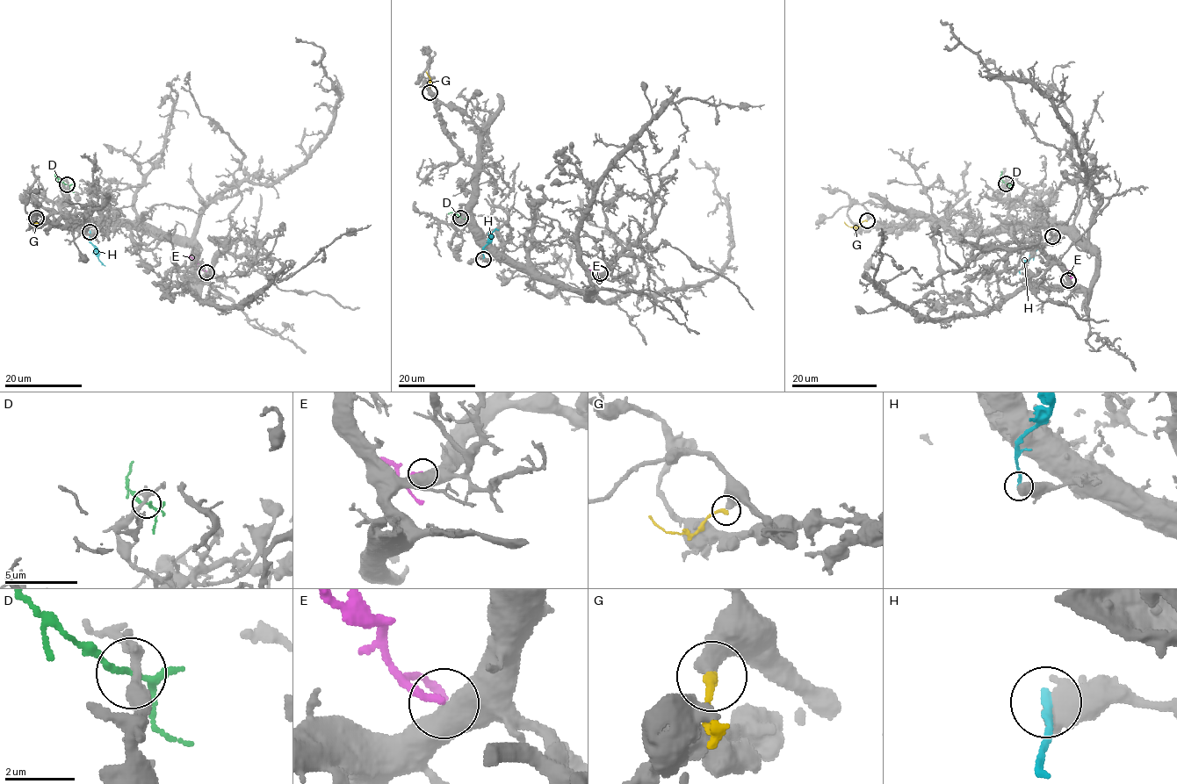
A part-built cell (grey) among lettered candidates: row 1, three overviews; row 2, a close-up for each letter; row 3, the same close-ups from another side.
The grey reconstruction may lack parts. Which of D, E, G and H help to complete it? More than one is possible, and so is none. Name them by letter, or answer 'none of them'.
E

